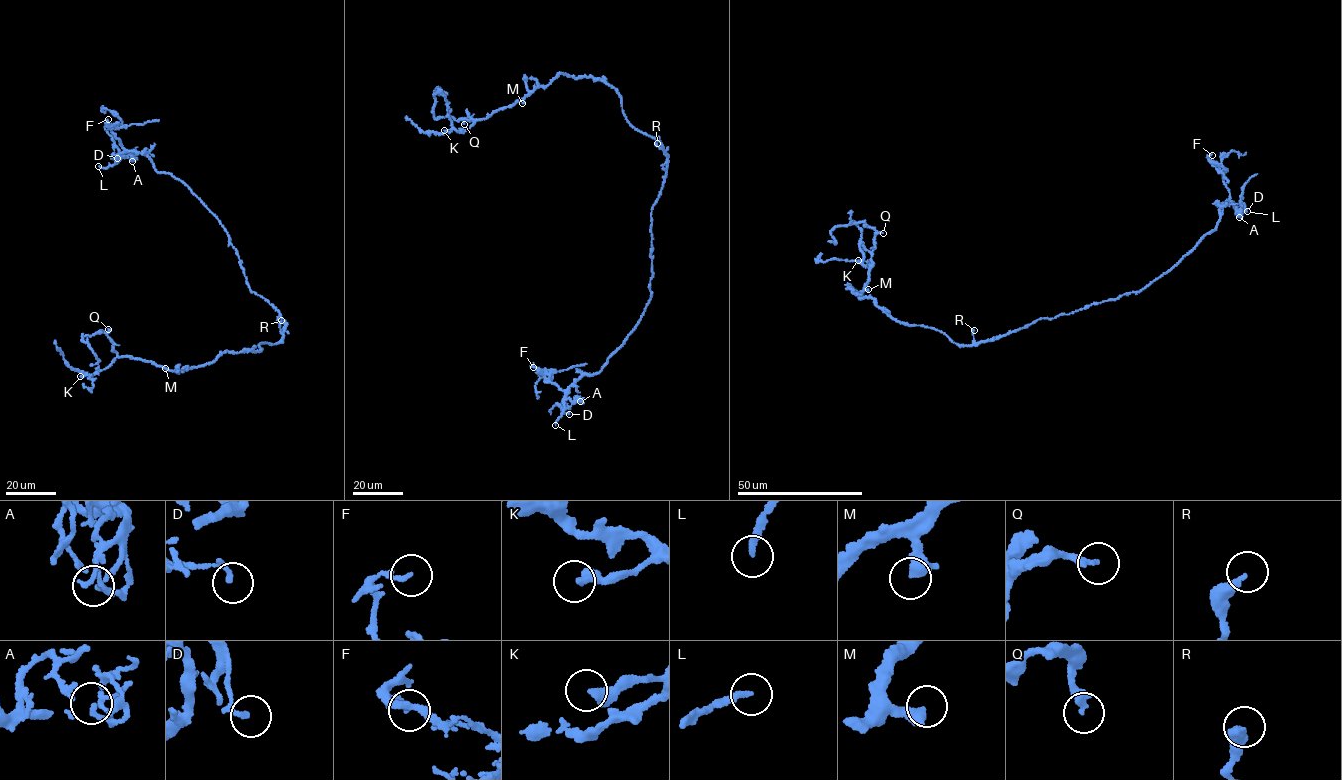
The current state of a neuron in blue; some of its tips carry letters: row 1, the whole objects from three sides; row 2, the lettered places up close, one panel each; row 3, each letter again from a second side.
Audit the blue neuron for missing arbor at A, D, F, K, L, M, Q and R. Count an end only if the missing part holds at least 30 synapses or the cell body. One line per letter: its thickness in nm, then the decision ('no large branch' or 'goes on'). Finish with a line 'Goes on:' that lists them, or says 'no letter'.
A: 120 nm thick; no large branch
D: 190 nm thick; no large branch
F: 160 nm thick; no large branch
K: 360 nm thick; no large branch
L: 200 nm thick; goes on
M: 440 nm thick; no large branch
Q: 280 nm thick; no large branch
R: 320 nm thick; no large branch
Goes on: L

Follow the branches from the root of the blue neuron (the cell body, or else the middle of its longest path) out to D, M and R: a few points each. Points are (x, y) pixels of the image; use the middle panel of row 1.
D: (666, 171), (651, 215), (650, 300), (599, 372), (568, 389), (563, 401), (569, 408), (561, 411), (569, 414)
M: (666, 171), (661, 143), (631, 125), (619, 93), (602, 81), (558, 74), (547, 86), (534, 88), (522, 103)
R: (666, 171), (667, 154), (657, 143)

